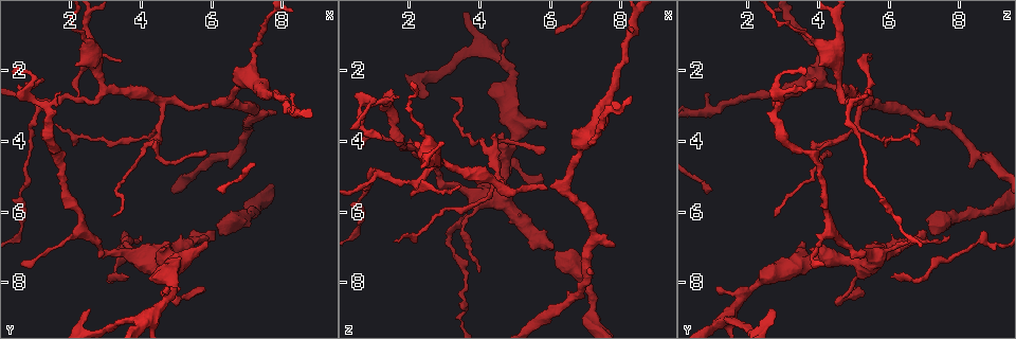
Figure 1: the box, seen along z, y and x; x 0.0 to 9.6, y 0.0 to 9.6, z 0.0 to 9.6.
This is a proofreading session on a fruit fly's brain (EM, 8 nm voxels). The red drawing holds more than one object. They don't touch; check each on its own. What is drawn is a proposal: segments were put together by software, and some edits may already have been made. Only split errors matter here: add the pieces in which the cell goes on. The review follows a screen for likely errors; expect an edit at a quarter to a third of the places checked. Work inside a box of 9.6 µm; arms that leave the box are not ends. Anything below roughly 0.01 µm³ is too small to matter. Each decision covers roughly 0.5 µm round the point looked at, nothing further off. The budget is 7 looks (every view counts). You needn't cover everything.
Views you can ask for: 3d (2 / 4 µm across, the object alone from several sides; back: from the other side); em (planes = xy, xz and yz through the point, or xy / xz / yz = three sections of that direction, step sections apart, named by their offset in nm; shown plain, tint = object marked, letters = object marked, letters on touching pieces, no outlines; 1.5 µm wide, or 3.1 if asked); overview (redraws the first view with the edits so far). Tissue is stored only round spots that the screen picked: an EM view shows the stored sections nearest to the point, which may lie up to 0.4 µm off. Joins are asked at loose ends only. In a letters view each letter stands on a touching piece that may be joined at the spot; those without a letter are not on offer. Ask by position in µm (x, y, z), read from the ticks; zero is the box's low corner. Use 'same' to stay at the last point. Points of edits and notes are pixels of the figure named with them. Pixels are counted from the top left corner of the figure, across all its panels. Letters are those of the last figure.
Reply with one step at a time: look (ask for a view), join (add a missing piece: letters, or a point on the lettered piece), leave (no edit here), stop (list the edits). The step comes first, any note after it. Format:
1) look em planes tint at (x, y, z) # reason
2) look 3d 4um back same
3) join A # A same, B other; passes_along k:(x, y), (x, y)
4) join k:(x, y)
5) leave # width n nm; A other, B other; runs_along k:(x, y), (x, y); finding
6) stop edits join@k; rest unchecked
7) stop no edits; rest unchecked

look em planes letters at (1.50, 3.60, 6.85) # tapers out

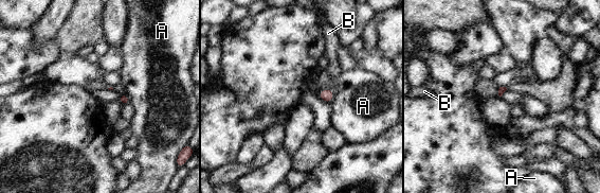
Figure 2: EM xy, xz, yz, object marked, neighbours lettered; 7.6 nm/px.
leave # A other, B other; none of them fits

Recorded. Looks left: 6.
look em xz step 4 tint at (3.45, 1.75, 5.25) # an open end

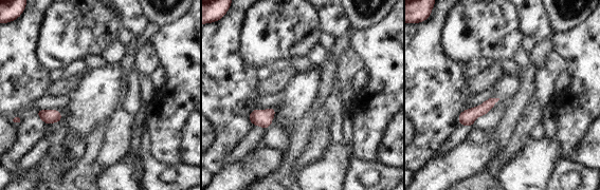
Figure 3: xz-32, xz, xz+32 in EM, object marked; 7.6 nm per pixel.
look em planes letters same

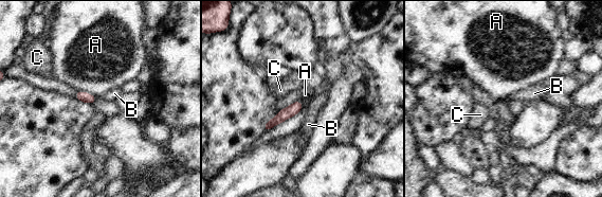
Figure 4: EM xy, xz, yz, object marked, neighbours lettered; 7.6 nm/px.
leave # longest_contact A 170 nm; A other, B other, C other; runs_along 4:(299, 105), (283, 114), (267, 127); none of them fits

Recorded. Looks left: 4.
look 3d 2um at (4.75, 8.20, 1.05) # branch stops here

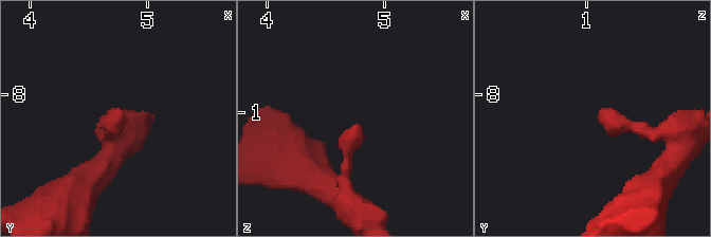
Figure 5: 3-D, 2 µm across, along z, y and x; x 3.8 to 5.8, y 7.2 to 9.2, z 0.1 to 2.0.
look em planes letters at (4.76, 8.12, 1.12) # shape alone is not enough

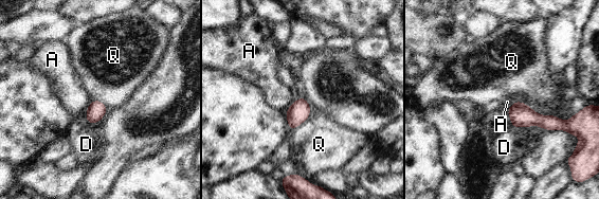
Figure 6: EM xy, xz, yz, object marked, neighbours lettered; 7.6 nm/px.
leave # A other, D other, Q other; border 6:(518, 100), (561, 120); no lettered piece goes on from it

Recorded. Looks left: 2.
stop no edits; rest unchecked

